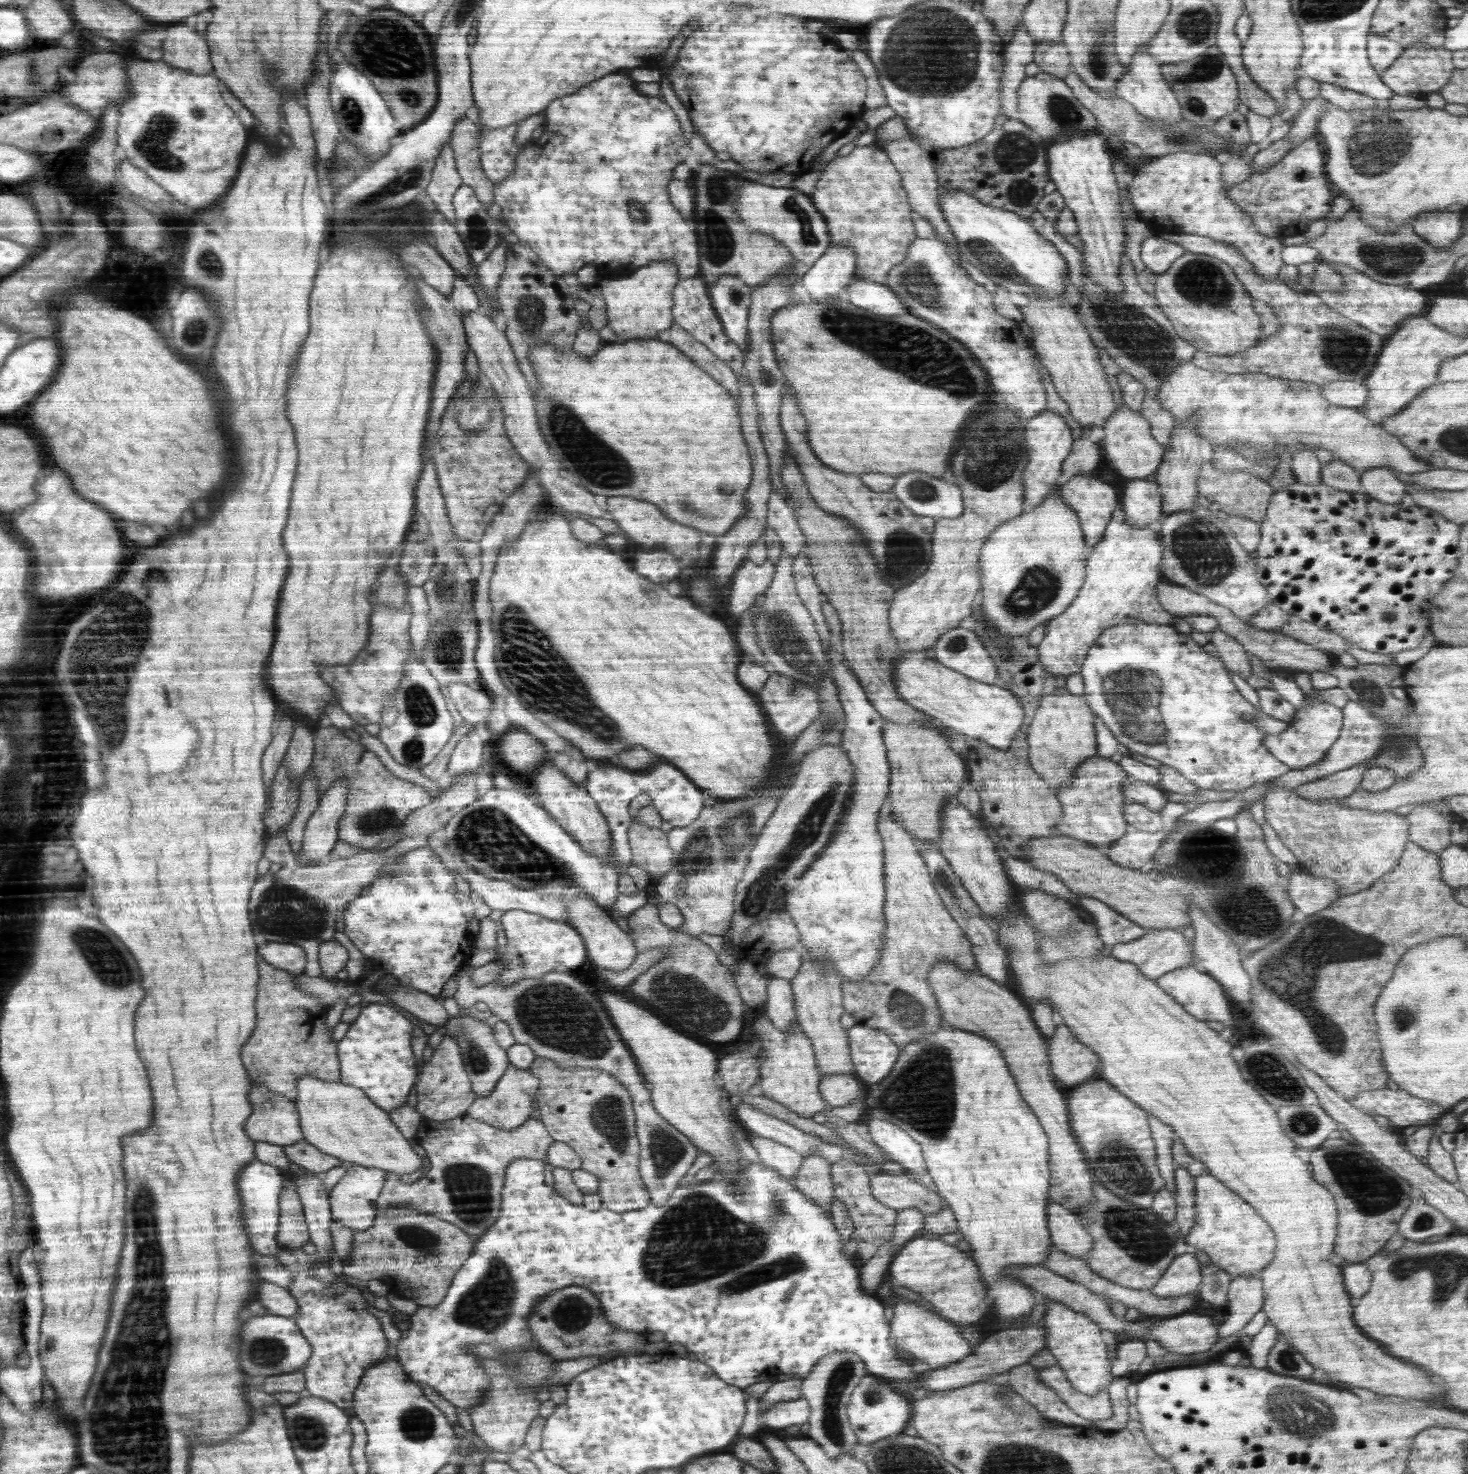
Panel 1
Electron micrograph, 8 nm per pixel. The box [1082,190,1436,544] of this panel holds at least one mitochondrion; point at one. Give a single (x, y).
(1148, 344)

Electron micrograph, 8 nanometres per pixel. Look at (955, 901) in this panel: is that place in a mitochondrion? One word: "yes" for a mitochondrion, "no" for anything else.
yes

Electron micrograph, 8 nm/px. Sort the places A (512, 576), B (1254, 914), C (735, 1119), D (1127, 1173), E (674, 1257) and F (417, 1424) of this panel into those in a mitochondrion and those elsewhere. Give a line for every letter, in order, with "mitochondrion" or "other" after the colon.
A: other
B: mitochondrion
C: other
D: mitochondrion
E: mitochondrion
F: mitochondrion

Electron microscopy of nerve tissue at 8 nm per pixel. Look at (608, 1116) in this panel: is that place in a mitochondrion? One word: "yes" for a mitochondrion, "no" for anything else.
yes

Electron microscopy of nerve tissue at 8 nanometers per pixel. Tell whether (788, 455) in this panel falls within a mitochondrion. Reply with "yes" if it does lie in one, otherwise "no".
no

